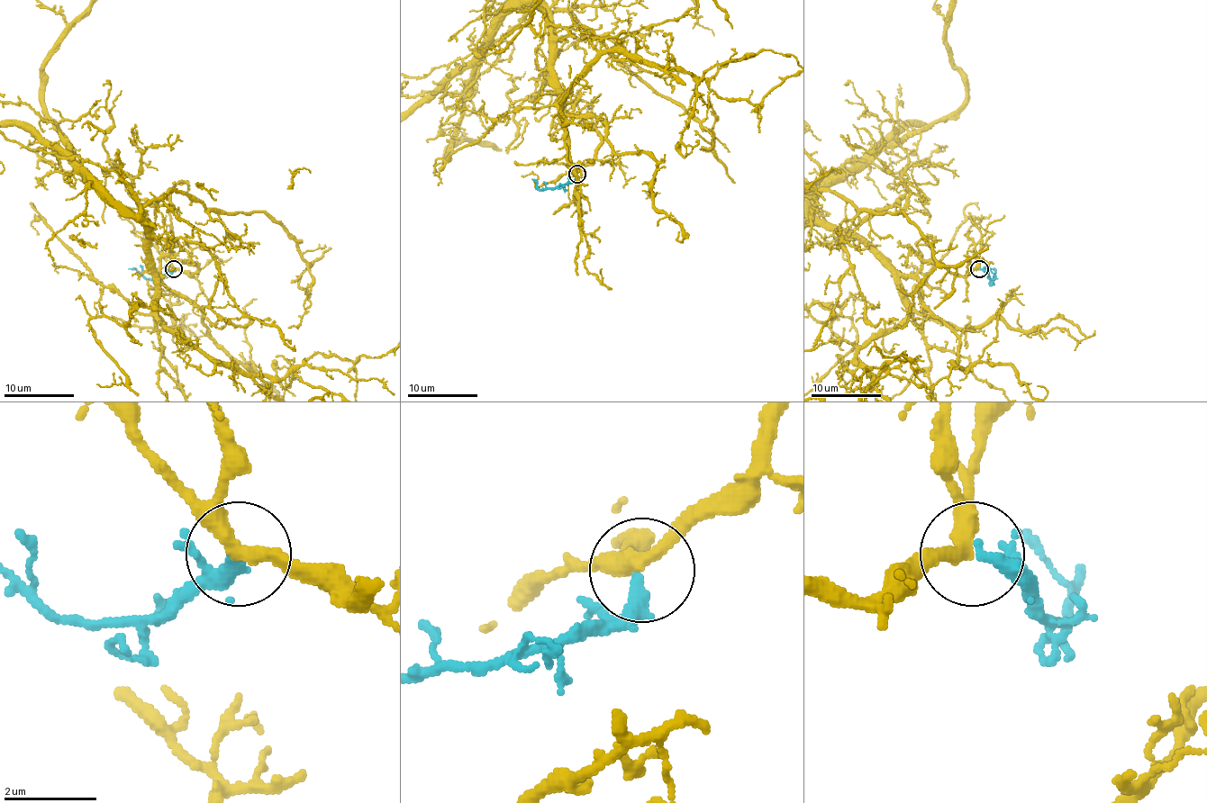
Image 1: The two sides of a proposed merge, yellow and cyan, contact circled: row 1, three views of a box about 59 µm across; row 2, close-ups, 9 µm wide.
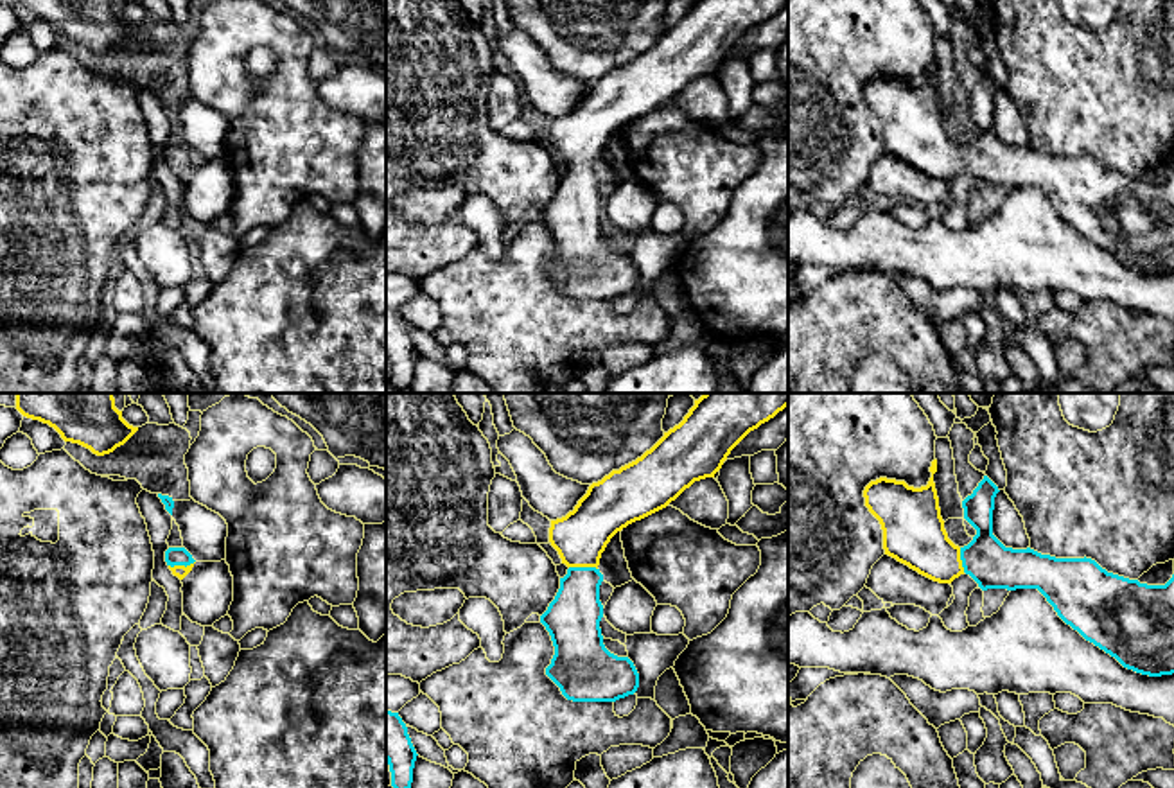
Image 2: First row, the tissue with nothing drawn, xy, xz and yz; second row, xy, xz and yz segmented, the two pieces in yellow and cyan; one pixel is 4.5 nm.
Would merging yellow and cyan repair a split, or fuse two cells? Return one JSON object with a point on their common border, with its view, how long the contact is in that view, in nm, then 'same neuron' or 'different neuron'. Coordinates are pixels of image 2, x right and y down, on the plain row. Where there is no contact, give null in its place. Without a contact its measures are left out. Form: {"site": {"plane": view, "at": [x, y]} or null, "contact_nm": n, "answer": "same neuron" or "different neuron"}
{"site": {"plane": "xz", "at": [584, 164]}, "contact_nm": 130, "answer": "same neuron"}

